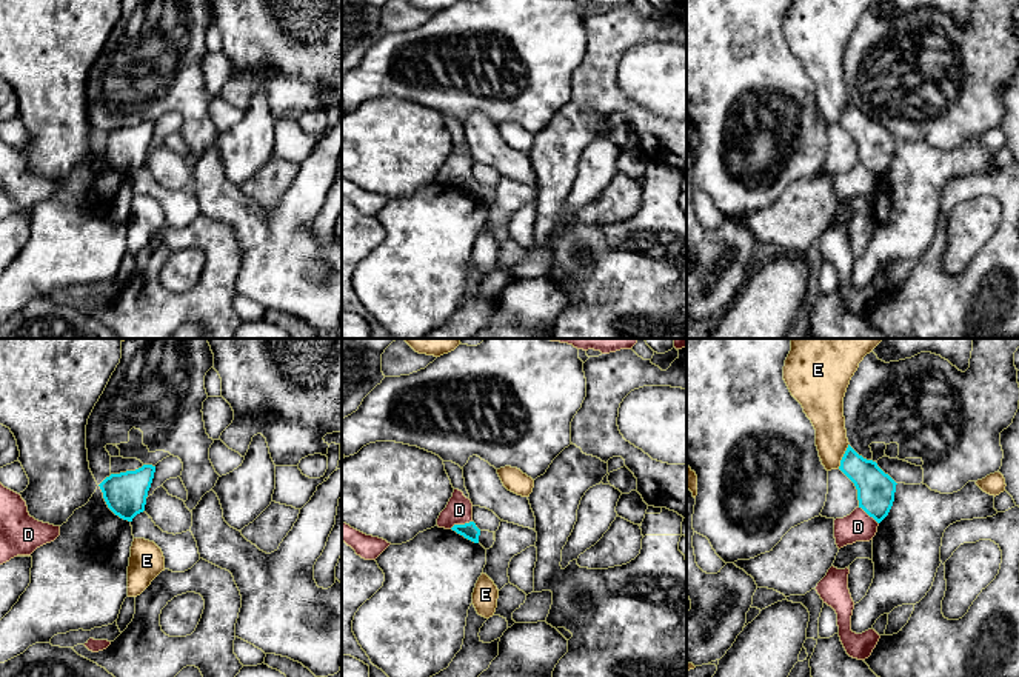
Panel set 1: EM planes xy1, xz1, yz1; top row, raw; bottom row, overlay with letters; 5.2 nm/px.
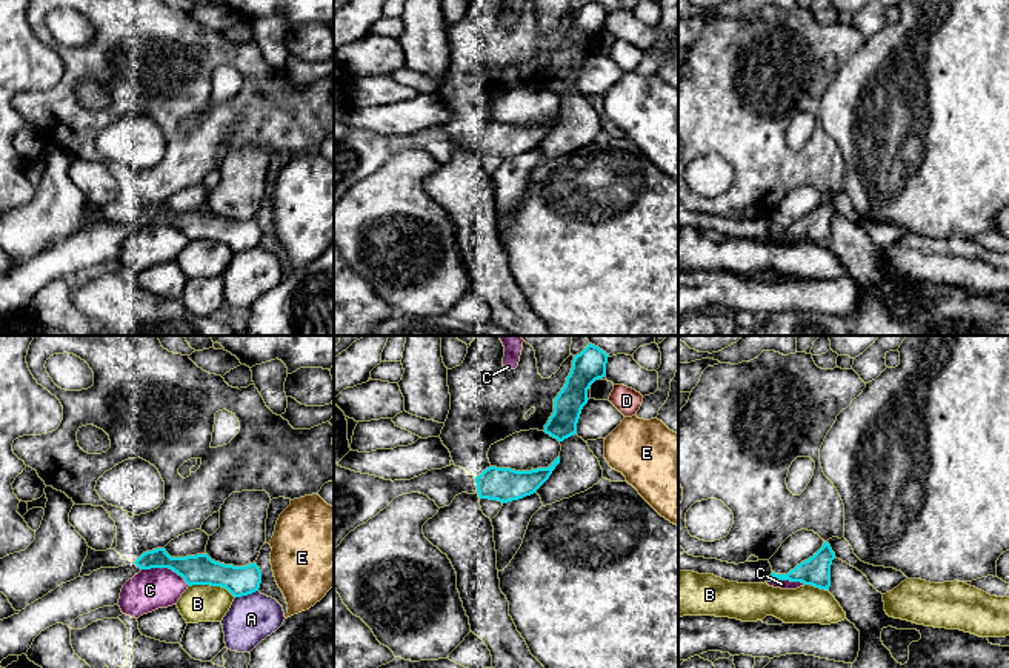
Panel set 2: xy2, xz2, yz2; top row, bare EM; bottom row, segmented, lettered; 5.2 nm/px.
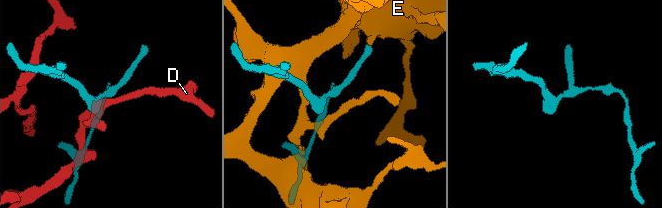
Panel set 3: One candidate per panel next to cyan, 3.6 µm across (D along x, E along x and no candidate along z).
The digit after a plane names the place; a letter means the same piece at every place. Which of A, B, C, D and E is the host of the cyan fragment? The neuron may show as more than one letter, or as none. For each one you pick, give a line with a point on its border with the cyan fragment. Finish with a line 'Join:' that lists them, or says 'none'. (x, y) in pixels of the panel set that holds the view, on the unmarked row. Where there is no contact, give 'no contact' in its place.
Join: none

